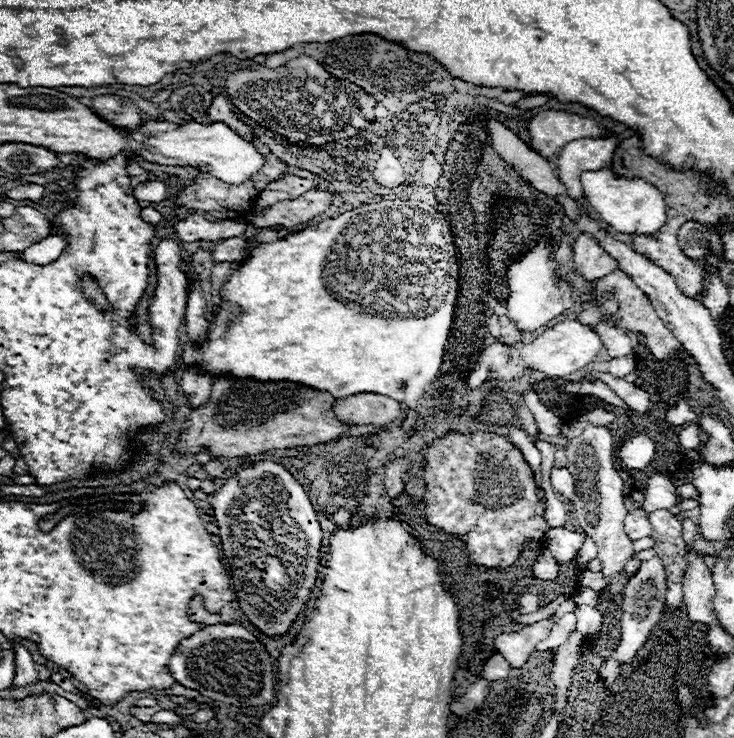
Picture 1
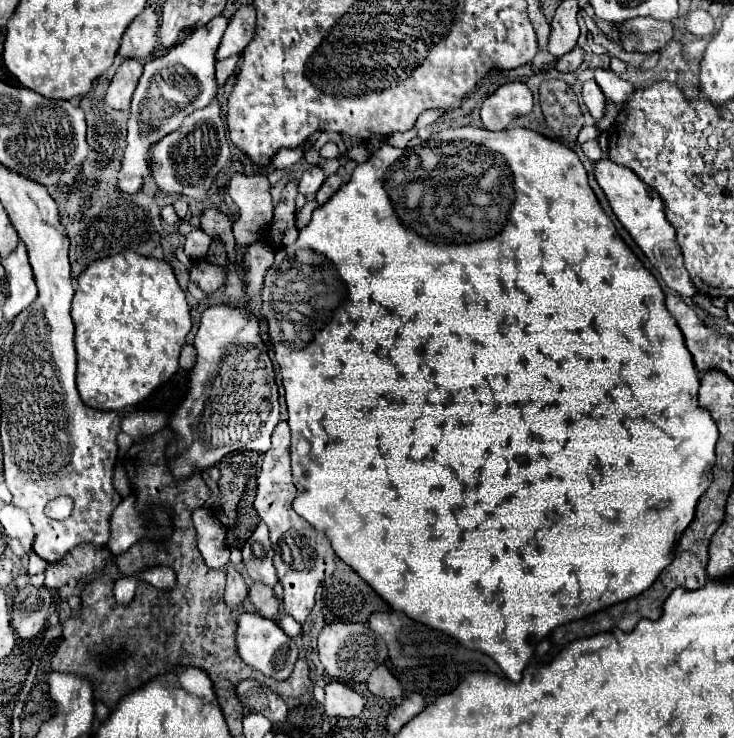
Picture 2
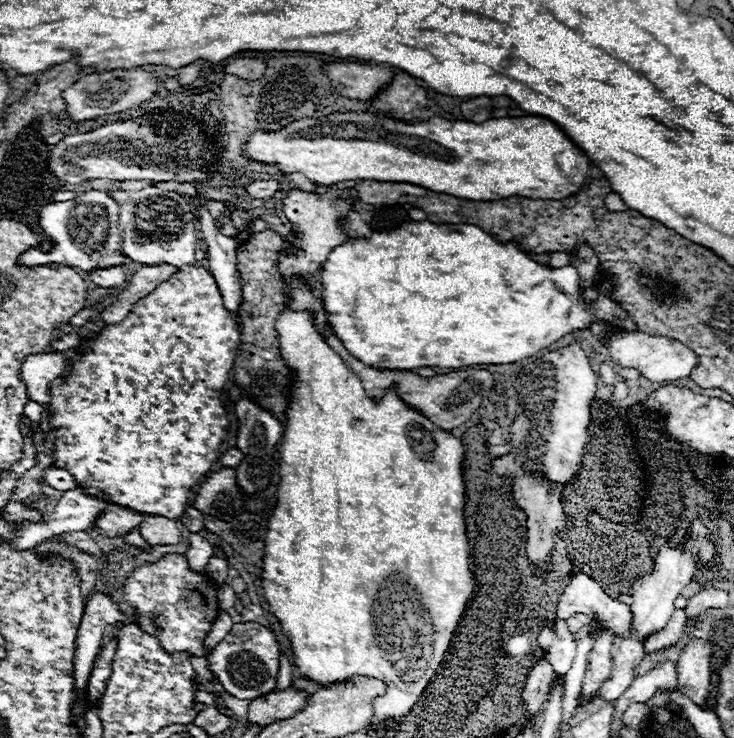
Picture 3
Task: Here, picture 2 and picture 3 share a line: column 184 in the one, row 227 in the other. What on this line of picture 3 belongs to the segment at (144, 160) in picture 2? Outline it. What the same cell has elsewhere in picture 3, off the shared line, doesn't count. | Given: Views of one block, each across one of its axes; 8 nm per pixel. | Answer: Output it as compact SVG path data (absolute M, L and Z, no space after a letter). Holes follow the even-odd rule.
M90 190L78 194L74 200L68 202L52 202L40 210L38 226L44 238L52 244L50 252L42 252L40 248L30 248L20 256L20 262L26 266L34 264L64 264L64 266L78 266L84 272L94 268L110 268L130 264L128 258L120 254L122 236L118 232L118 204L100 190Z

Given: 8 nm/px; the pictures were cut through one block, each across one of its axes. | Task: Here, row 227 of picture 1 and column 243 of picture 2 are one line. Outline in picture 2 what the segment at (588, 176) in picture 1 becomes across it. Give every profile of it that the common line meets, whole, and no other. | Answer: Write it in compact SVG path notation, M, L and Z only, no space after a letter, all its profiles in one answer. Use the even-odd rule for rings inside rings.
M242 612L238 616L236 648L238 648L238 654L244 664L248 664L254 670L260 670L264 676L270 676L274 680L286 680L298 658L296 642L290 636L286 636L284 630L276 622L262 618L260 614L254 614L254 612ZM270 624L272 624L272 628L270 628Z

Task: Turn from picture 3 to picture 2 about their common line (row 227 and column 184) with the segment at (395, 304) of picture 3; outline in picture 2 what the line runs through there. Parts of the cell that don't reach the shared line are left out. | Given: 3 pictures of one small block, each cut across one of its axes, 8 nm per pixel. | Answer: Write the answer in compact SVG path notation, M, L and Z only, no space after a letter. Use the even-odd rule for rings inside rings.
M226 304L204 310L198 334L194 338L194 346L198 350L198 360L190 372L188 398L168 422L168 426L178 434L178 440L168 446L168 454L174 456L170 460L172 472L178 478L186 478L194 470L206 470L216 464L224 454L234 450L266 452L270 448L270 434L280 420L274 366L268 358L268 350L262 344L262 338L258 336L258 320L248 310L232 308Z

